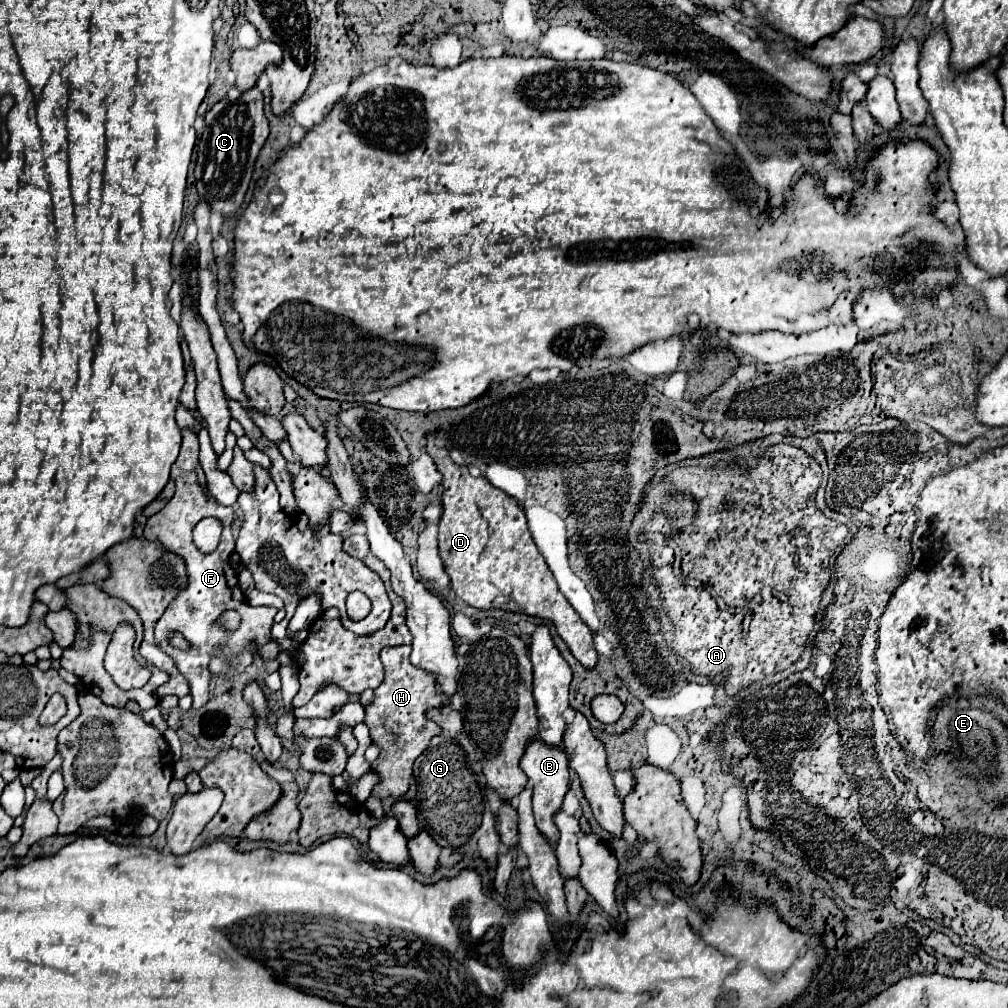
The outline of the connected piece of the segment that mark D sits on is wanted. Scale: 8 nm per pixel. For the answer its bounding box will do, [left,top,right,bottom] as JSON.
[426,436,598,668]

